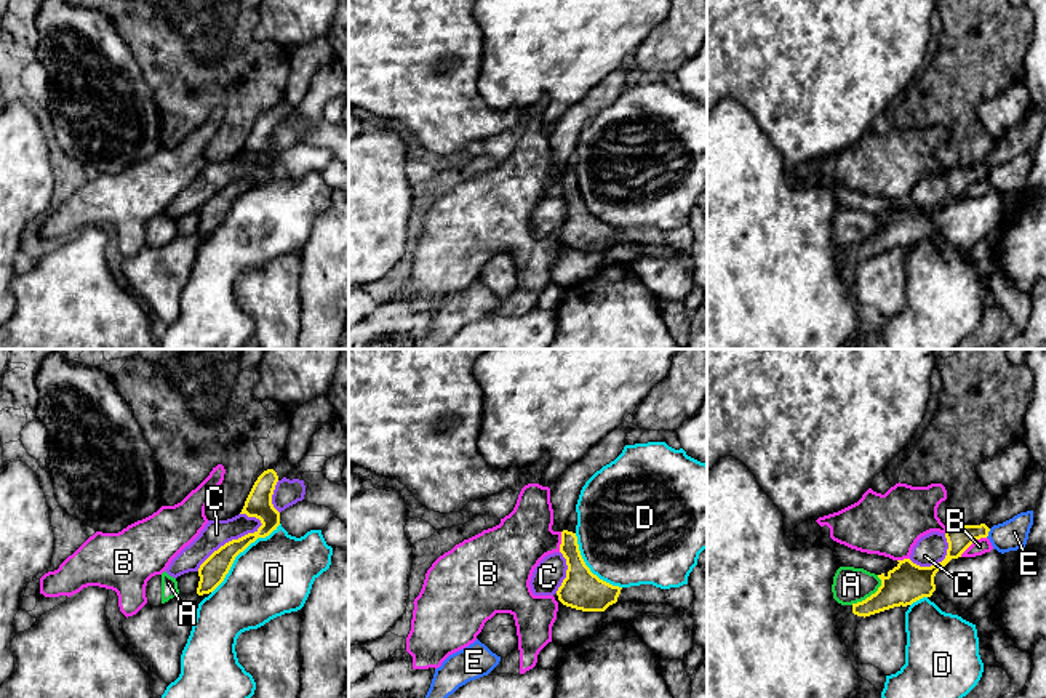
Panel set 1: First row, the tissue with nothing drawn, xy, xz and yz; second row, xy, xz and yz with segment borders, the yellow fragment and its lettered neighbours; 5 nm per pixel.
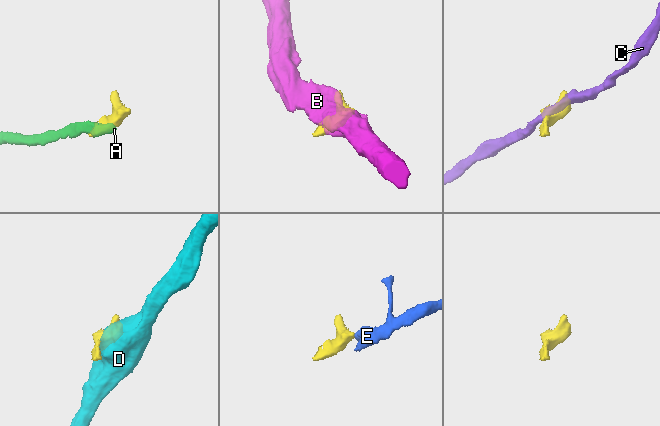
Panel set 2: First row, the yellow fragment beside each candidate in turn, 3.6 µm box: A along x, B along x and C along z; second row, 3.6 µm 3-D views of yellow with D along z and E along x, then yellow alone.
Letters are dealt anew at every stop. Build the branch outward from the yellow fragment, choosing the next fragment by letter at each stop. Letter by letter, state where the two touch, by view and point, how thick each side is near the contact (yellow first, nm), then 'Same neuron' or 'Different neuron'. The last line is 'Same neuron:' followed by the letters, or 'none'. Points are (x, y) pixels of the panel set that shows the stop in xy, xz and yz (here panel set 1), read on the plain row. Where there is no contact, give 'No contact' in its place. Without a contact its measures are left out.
A: Touches yellow at yz (872, 236). Thickness 200 nm (yellow) against 180 nm. Different neuron
B: Touches yellow at yz (973, 183). Thickness 120 nm (yellow) against 80 nm. Different neuron
C: Touches yellow at xy (229, 183). Thickness 140 nm (yellow) against 140 nm. Different neuron
D: Touches yellow at xy (240, 192). Thickness 140 nm (yellow) against 400 nm. Different neuron
E: Touches yellow at yz (987, 175). Thickness 120 nm (yellow) against 160 nm. Different neuron
Same neuron: none

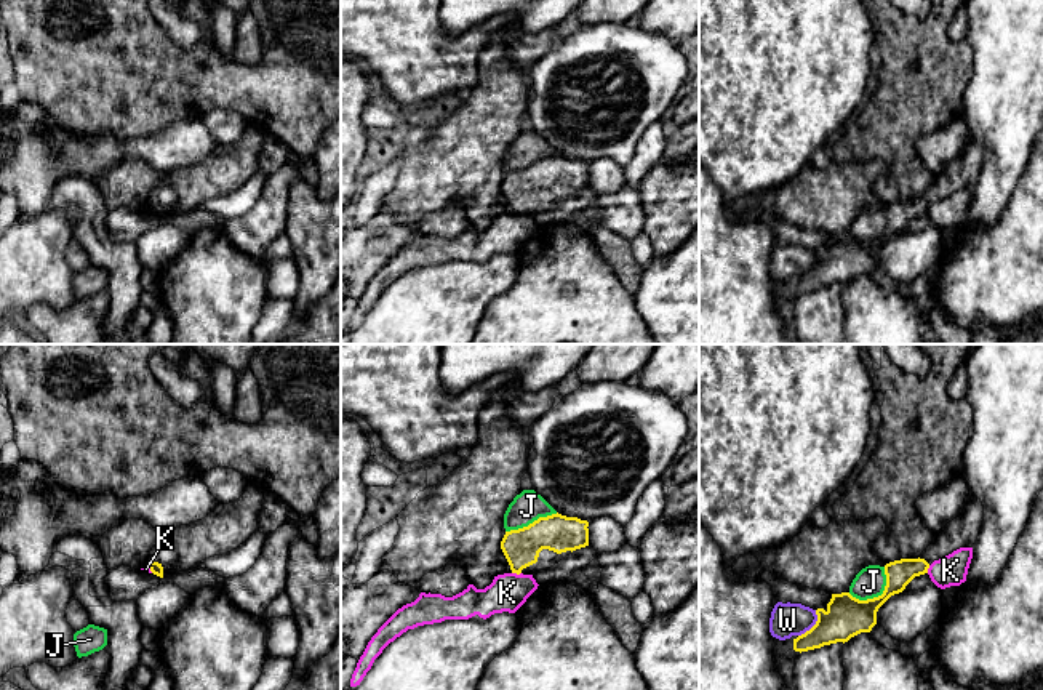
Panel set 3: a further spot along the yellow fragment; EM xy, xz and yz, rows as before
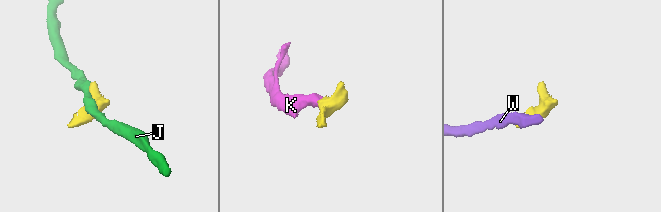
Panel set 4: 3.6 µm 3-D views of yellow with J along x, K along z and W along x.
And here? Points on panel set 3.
J: Touches yellow at yz (879, 237). Thickness 200 nm (yellow) against 150 nm. Different neuron
K: Touches yellow at xz (517, 215). Thickness 180 nm (yellow) against 190 nm. Different neuron
W: Touches yellow at yz (815, 266). Thickness 200 nm (yellow) against 170 nm. Different neuron
Same neuron: none

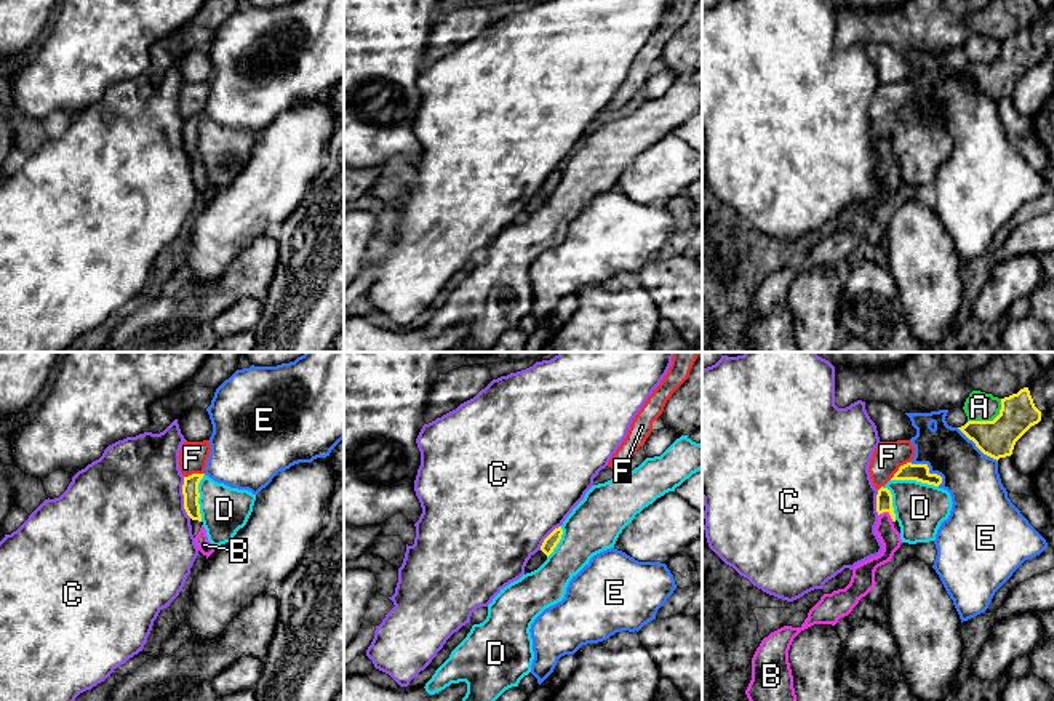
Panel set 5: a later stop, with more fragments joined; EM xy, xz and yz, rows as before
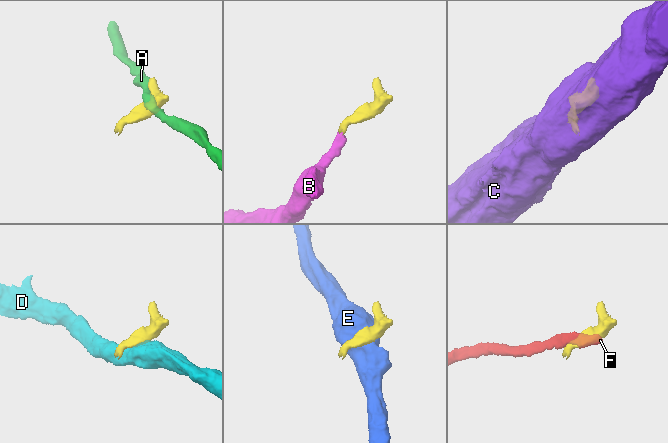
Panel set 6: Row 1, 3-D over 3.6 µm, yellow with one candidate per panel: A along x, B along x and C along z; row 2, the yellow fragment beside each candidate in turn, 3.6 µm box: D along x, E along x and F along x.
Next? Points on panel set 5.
A: Touches yellow at yz (990, 63). Thickness 190 nm (yellow) against 140 nm. Different neuron
B: Touches yellow at yz (886, 152). Thickness 80 nm (yellow) against 100 nm. Same neuron
C: Touches yellow at xy (184, 140). Thickness 80 nm (yellow) against 480 nm. Different neuron
D: Touches yellow at yz (915, 120). Thickness 90 nm (yellow) against 260 nm. Different neuron
E: Touches yellow at yz (928, 111). Thickness 90 nm (yellow) against 280 nm. Different neuron
F: Touches yellow at yz (899, 111). Thickness 90 nm (yellow) against 160 nm. Different neuron
Same neuron: B

